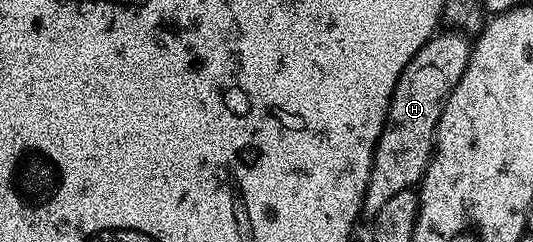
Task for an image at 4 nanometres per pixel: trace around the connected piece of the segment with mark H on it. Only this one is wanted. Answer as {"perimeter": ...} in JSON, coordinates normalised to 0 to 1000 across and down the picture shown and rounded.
{"perimeter":[[[859,124],[824,128],[765,256],[750,306],[732,409],[732,450],[724,475],[724,512],[702,607],[702,665],[690,736],[690,769],[679,839],[681,880],[700,901],[750,785],[777,777],[799,715],[814,624],[814,558],[829,483],[829,442],[844,397],[844,376],[857,355],[882,252],[884,169],[872,165]]]}

